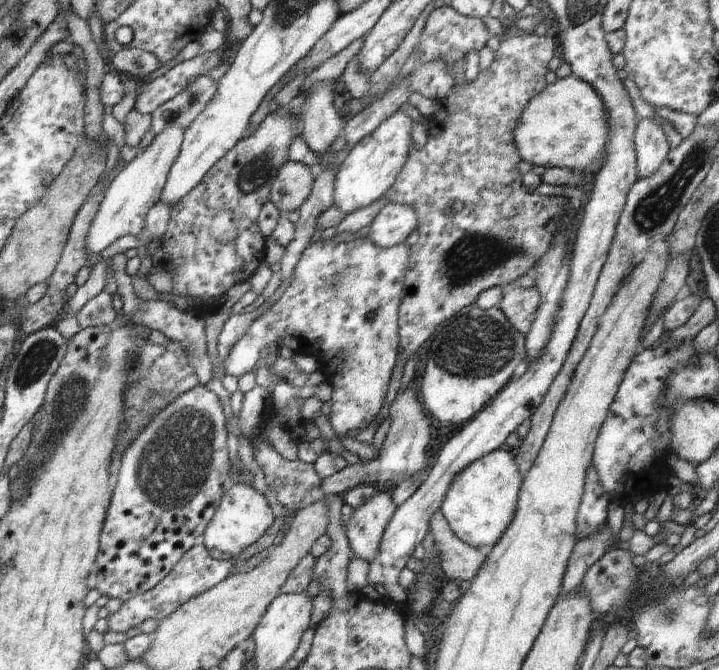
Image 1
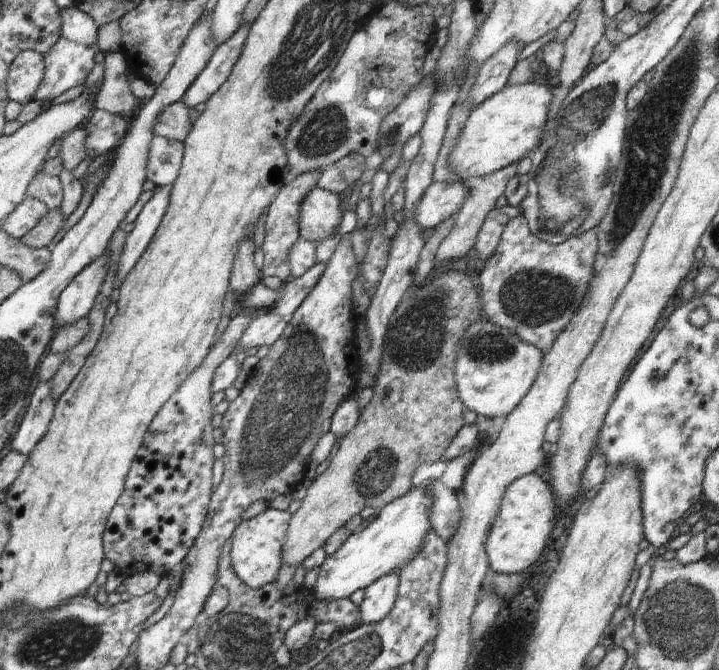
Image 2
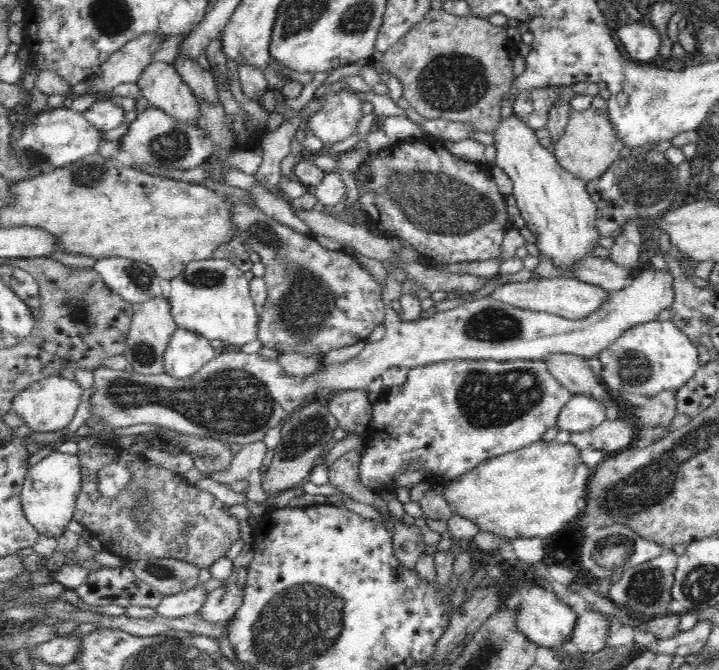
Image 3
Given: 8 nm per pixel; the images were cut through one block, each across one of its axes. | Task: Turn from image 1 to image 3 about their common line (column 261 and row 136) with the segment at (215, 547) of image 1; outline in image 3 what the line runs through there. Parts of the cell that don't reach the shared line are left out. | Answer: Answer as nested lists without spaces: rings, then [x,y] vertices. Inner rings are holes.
[[[514,114],[502,119],[493,136],[496,147],[494,164],[500,167],[514,184],[512,195],[517,201],[520,214],[524,217],[526,227],[537,236],[534,244],[541,254],[552,259],[556,270],[563,272],[563,277],[570,277],[568,270],[574,268],[580,260],[588,258],[592,248],[599,246],[599,232],[595,227],[598,208],[588,193],[587,182],[565,170],[558,163],[551,149],[540,145],[535,130]]]

